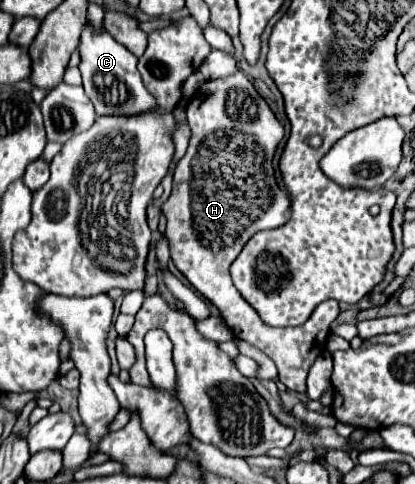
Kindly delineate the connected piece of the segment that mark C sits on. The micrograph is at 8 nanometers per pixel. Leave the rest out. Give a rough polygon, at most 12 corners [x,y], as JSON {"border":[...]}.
{"border":[[105,28],[77,48],[95,112],[157,108],[137,56]]}

